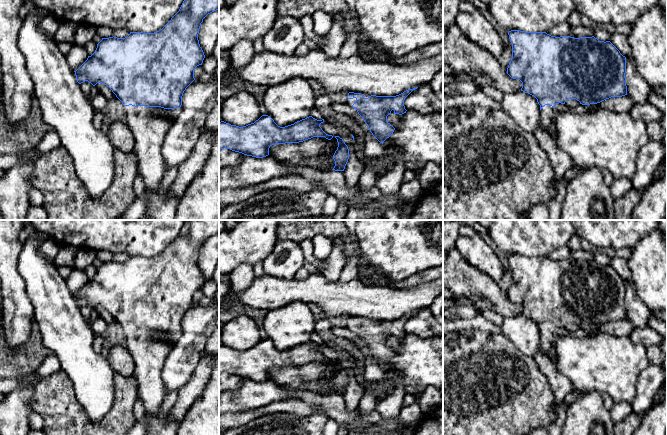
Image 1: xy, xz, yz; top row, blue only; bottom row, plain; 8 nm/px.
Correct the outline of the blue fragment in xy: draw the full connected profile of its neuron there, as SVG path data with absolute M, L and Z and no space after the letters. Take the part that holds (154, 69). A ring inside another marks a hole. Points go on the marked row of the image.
M184 0L179 11L157 32L130 32L125 38L102 38L95 52L74 71L79 84L85 81L93 86L102 83L109 87L124 105L127 125L135 140L134 153L138 172L145 182L145 191L150 194L145 211L150 220L175 220L180 197L168 197L170 187L160 187L160 182L168 170L162 155L162 145L167 131L180 114L184 91L195 80L194 70L202 65L205 58L198 40L201 23L208 14L218 9L219 0Z

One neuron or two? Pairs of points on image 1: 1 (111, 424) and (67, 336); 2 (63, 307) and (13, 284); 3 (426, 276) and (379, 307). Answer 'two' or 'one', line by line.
1: two
2: two
3: two

